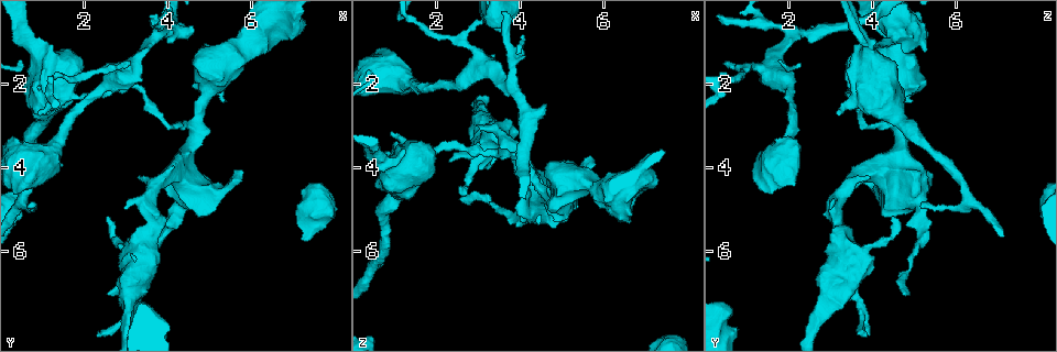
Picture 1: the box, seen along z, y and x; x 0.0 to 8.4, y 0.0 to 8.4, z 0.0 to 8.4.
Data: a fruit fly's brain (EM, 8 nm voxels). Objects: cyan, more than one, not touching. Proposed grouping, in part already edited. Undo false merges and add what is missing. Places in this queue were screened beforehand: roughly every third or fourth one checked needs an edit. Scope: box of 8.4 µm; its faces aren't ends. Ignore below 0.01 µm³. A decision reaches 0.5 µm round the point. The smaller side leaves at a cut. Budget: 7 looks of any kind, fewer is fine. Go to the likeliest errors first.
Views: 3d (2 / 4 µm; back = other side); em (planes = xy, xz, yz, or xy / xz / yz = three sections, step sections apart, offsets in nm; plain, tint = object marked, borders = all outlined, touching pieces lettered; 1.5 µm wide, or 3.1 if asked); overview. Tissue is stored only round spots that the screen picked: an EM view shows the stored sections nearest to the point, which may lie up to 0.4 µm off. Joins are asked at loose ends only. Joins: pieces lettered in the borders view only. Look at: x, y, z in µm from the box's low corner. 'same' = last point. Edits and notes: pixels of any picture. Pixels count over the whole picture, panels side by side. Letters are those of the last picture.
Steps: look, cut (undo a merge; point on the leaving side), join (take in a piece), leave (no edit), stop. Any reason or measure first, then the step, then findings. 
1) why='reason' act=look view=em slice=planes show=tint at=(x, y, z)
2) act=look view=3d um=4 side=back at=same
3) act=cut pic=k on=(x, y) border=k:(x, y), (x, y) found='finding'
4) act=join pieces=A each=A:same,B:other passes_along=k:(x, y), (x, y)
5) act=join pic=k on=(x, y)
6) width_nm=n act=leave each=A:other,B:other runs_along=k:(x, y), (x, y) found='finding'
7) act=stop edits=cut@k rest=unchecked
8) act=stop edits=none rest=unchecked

why='branch stops here' act=look view=em slice=planes show=borders at=(4.60, 0.55, 2.55)

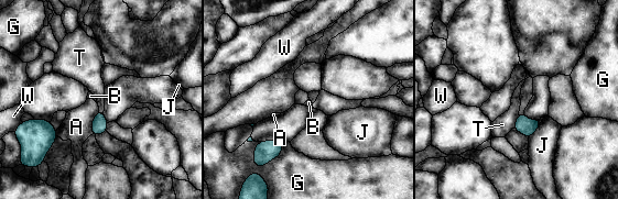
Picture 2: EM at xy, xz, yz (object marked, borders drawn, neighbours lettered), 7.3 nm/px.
act=leave each=A:other,B:other,G:other,J:other,T:other,W:other border=2:(518, 113), (512, 128) found='no lettered piece goes on from it'

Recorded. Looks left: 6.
why='branch stops here' act=look view=em slice=planes show=borders at=(0.75, 4.95, 5.20)

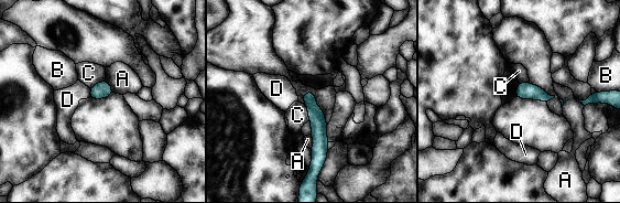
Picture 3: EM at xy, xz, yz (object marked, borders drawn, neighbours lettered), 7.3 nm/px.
width_nm=120 longest_contact=C:140nm act=leave each=A:other,B:other,C:other,D:other found='no lettered piece goes on from it'

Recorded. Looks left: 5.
why='sudden change in width' act=look view=3d um=4 at=(2.05, 2.25, 3.55)

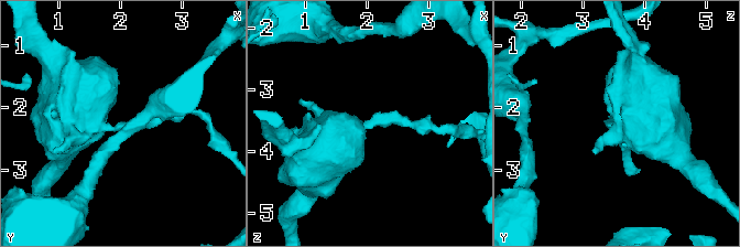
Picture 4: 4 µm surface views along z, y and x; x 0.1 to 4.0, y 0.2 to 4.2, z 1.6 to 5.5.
arm_widths_nm=170,900 act=look view=em slice=planes show=tint at=(2.00, 2.30, 3.60)

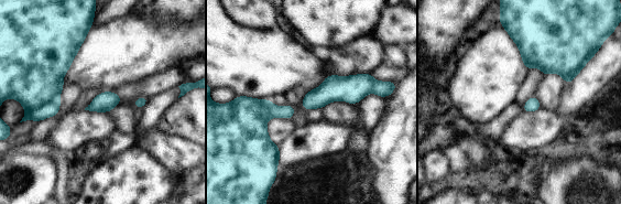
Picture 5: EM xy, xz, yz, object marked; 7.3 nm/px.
why='see the neighbours' act=look view=em slice=planes show=borders at=same

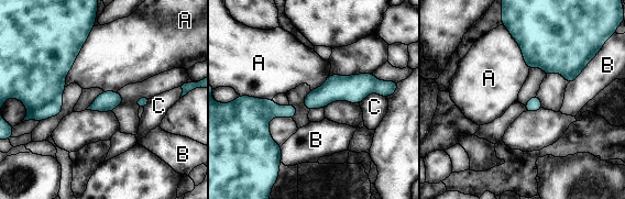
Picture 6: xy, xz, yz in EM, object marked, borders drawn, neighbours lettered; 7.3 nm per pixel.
act=cut pic=6 on=(34, 73) each=A:other,B:other,C:other border=6:(61, 99), (50, 101), (29, 112) found='two neurons meet here'

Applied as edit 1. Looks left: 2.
act=stop edits=cut@6 rest=unchecked

